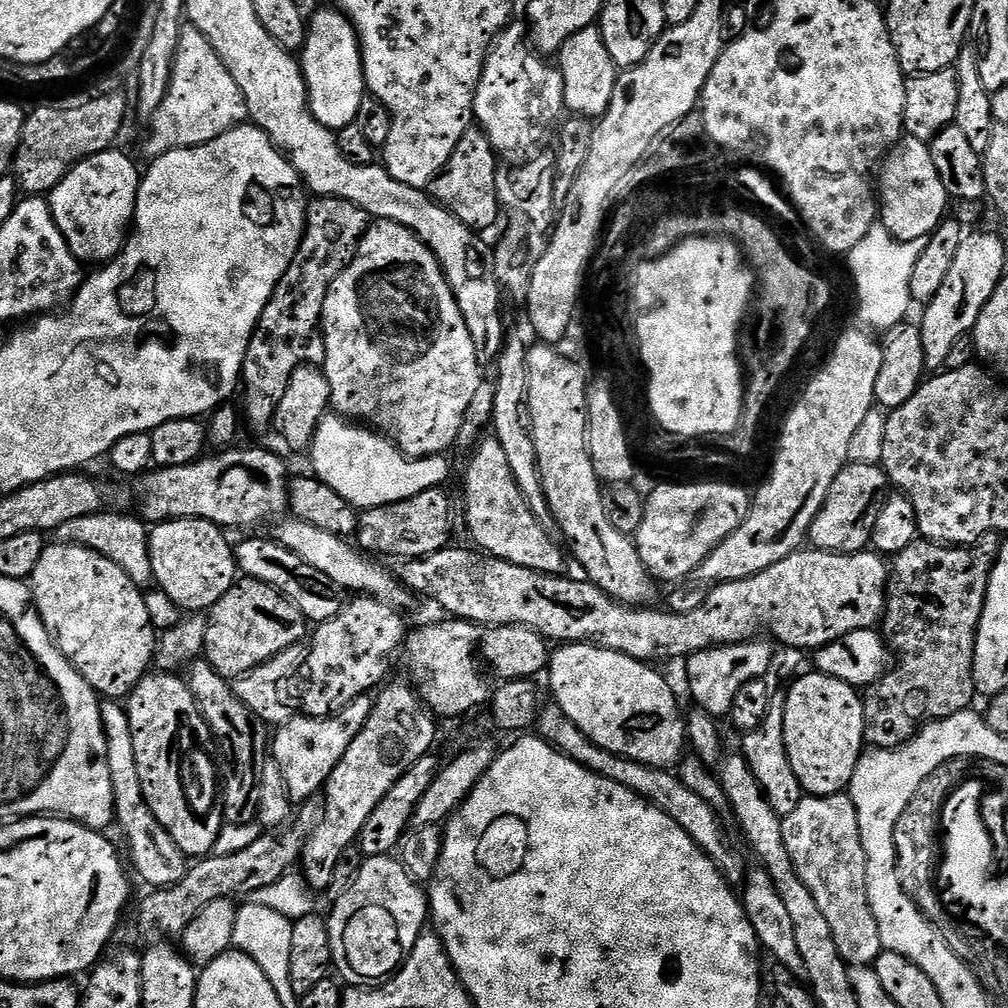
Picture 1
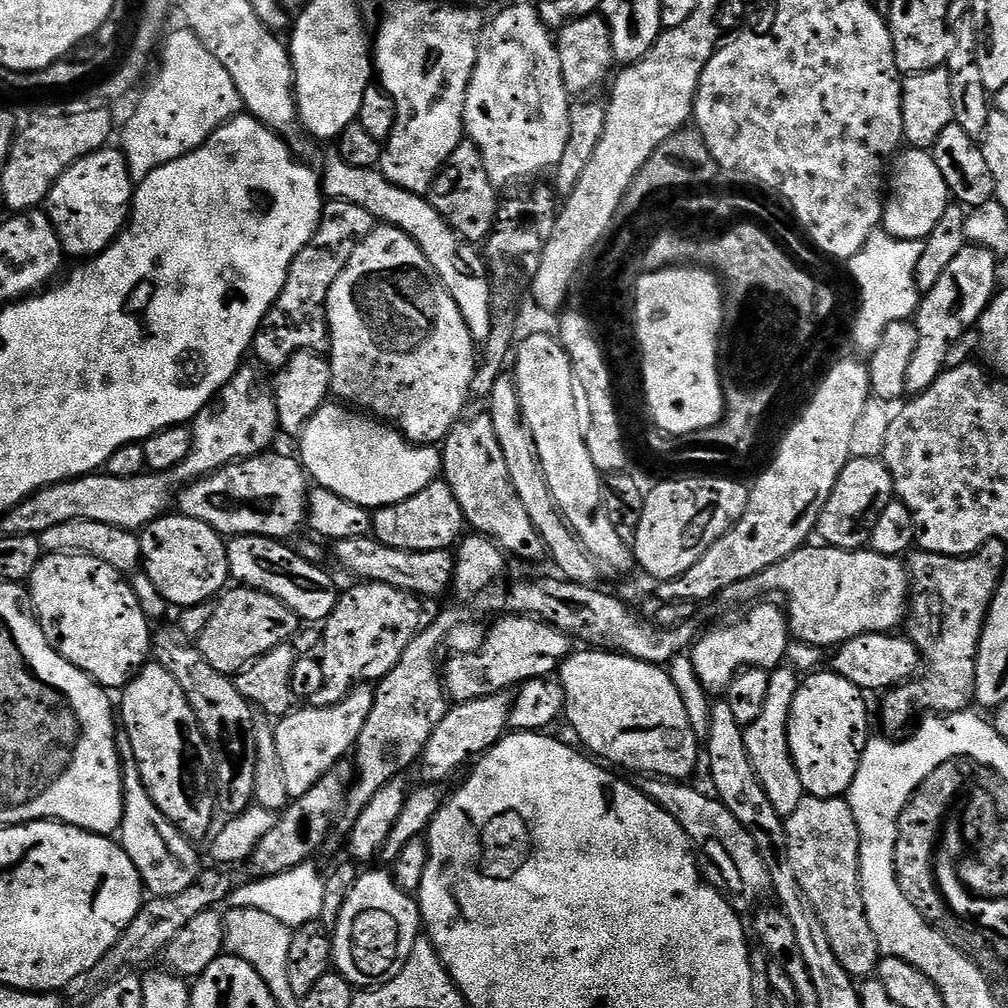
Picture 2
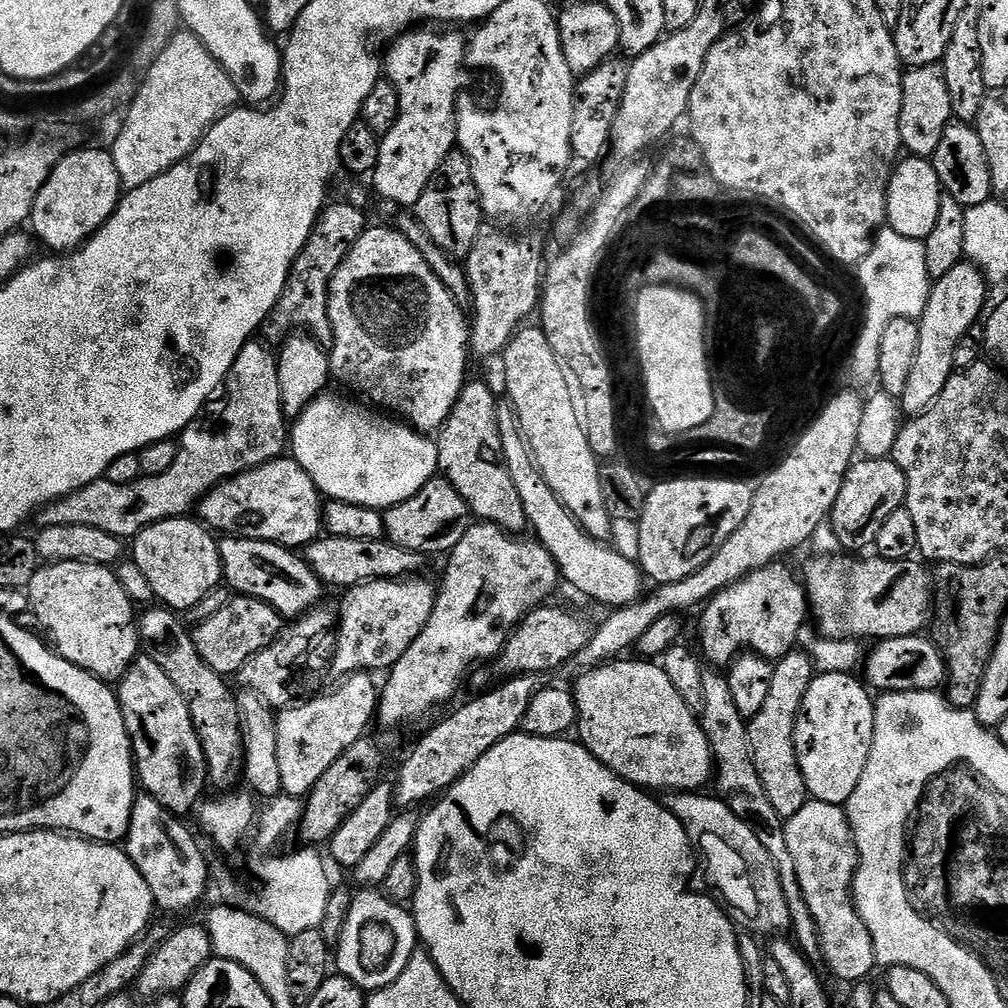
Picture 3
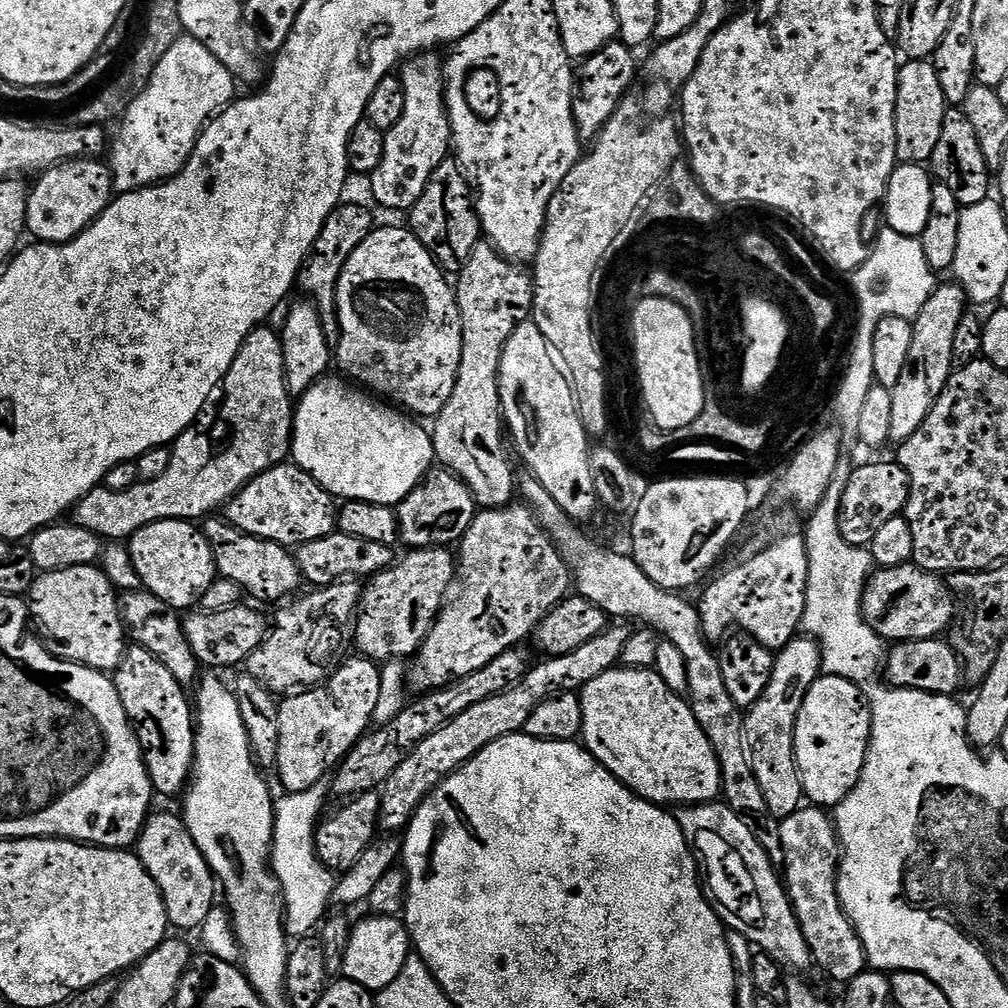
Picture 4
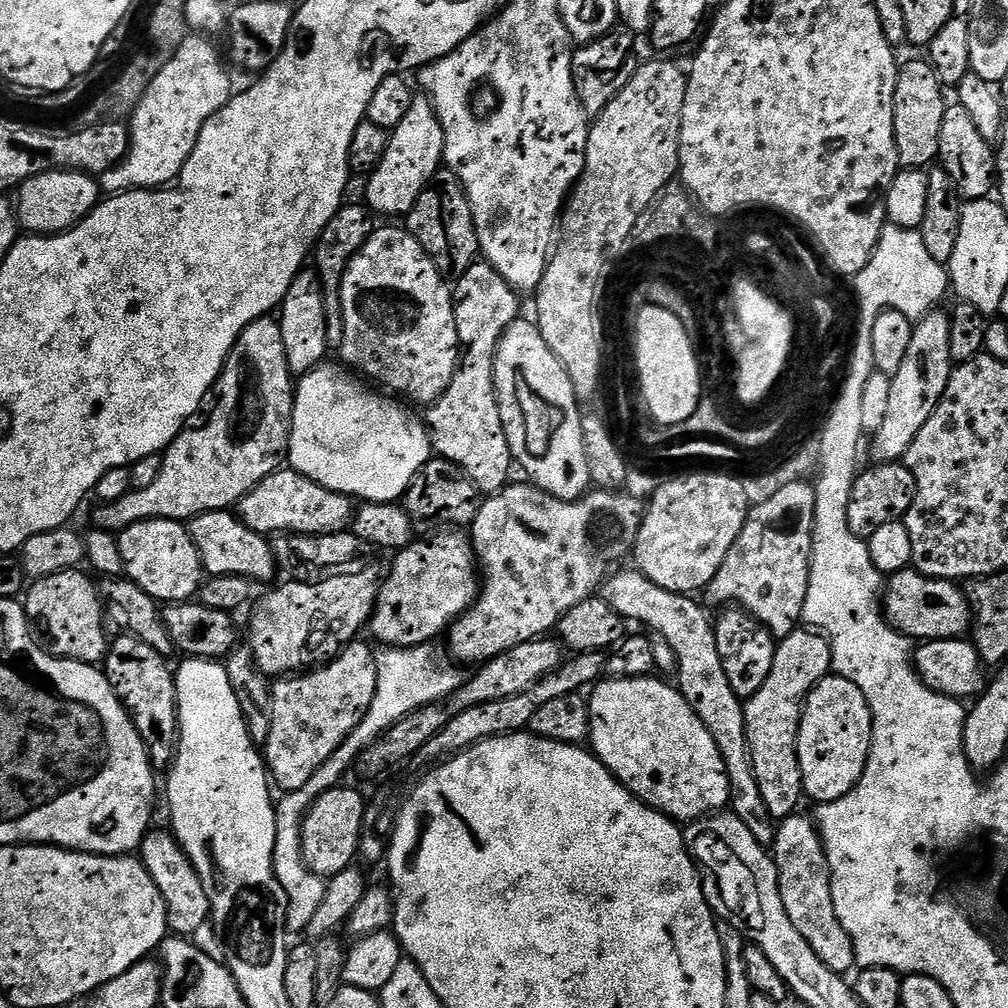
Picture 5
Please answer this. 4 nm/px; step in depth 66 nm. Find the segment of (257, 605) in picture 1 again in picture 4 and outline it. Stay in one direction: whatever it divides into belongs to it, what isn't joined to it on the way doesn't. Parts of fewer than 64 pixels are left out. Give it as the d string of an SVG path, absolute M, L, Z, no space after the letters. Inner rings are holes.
M241 602L221 612L196 610L183 617L186 642L190 642L190 650L194 650L194 654L200 659L205 669L232 668L235 664L243 665L248 655L258 650L258 646L268 635L269 621L264 621L262 613L247 608L246 604Z

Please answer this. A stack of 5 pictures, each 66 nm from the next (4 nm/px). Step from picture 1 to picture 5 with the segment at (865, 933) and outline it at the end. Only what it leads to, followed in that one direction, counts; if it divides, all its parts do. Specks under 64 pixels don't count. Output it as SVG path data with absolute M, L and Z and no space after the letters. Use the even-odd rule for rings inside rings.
M793 814L779 821L776 837L770 846L770 855L776 861L778 890L782 894L782 906L786 906L786 918L794 922L798 934L810 942L810 950L830 970L848 974L857 967L854 942L844 929L841 913L834 910L832 897L832 871L820 829L811 815Z

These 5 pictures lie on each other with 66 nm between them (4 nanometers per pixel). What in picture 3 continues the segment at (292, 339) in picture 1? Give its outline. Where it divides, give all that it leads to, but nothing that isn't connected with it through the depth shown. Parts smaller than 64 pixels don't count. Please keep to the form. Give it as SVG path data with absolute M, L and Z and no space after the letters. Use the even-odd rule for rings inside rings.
M329 203L325 207L320 213L319 220L316 221L306 246L292 263L280 300L272 309L270 322L263 325L262 336L265 341L280 342L289 334L303 330L307 335L314 337L319 344L331 345L332 323L328 313L328 291L338 266L342 266L348 251L358 242L358 238L365 230L364 216L354 205Z

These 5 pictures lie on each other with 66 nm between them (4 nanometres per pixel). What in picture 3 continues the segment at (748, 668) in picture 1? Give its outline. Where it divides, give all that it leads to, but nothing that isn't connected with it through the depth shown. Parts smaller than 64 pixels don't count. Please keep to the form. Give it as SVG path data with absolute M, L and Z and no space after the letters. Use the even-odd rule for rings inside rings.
M784 562L767 564L765 568L759 568L751 572L749 576L742 577L737 584L723 588L717 596L712 597L707 604L703 605L701 612L704 613L700 616L700 648L698 647L698 652L716 670L727 669L732 661L745 650L757 652L759 656L765 656L766 659L773 662L782 659L797 647L798 634L806 627L806 621L810 616L808 593L801 577L797 573L795 576L784 565Z

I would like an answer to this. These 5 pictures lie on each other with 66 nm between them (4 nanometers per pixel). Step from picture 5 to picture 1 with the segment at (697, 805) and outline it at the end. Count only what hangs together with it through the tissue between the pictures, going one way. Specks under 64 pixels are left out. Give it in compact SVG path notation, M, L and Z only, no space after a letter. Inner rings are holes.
M562 644L551 653L546 677L552 687L551 699L554 703L602 751L612 756L625 756L655 768L671 769L686 752L686 720L682 712L680 716L680 708L676 705L676 696L671 686L652 668L655 667L643 660L635 660L621 652L593 644Z

